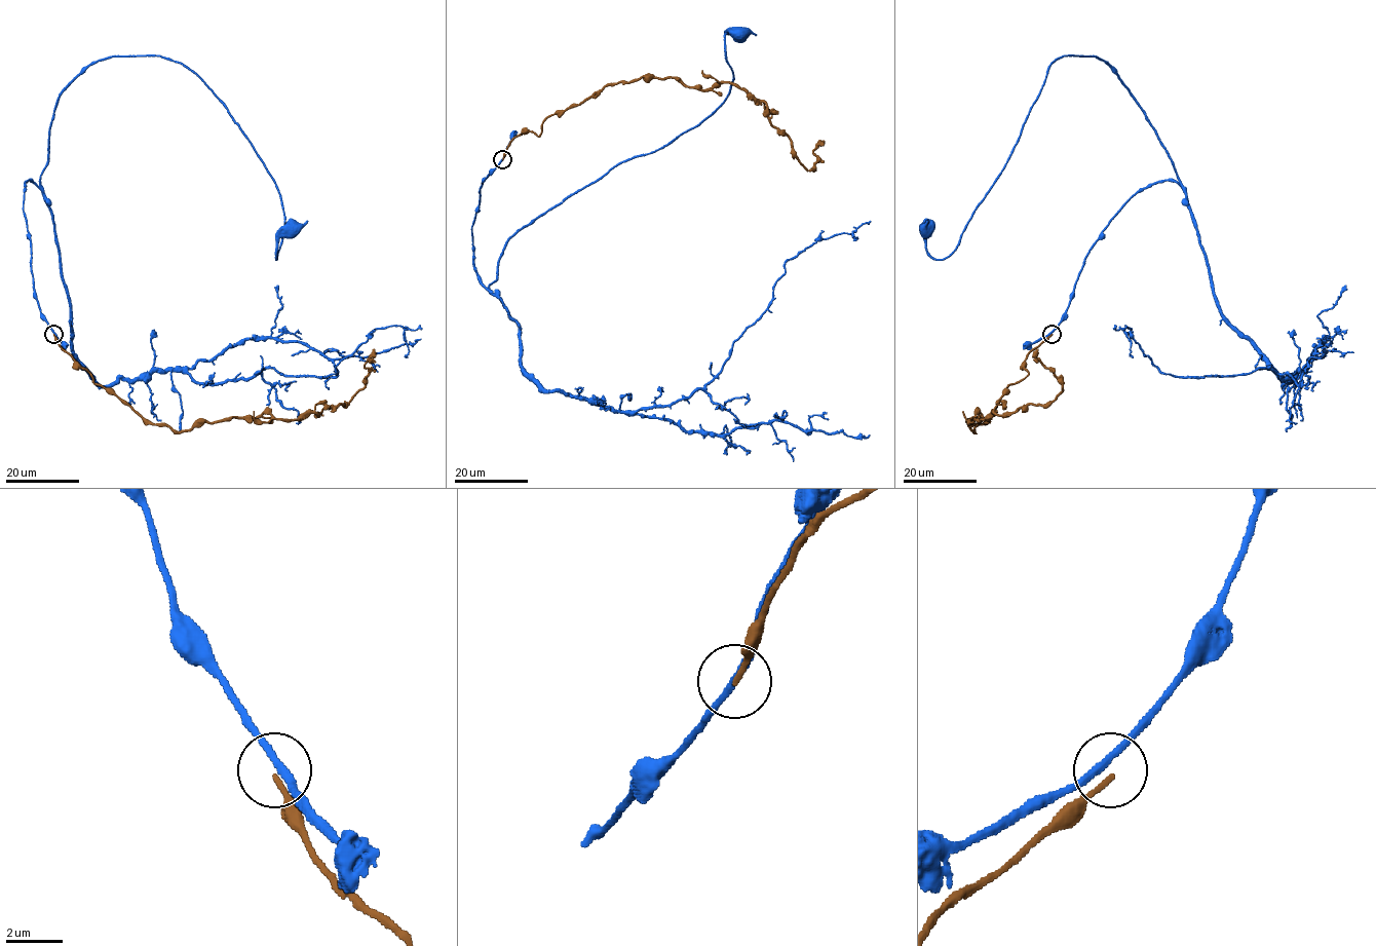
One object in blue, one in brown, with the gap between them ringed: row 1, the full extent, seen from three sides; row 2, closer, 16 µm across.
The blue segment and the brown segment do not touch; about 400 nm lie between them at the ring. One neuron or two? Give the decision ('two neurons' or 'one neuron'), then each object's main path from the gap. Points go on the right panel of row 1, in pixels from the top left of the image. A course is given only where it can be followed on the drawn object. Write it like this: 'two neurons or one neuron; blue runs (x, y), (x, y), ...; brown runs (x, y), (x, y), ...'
two neurons; blue runs (1050, 333), (1117, 212), (1155, 183), (1181, 185), (1103, 60), (1052, 63), (951, 254), (933, 259), (924, 228); brown runs (1052, 334), (975, 431), (978, 412), (1049, 404), (1063, 390), (1038, 349)

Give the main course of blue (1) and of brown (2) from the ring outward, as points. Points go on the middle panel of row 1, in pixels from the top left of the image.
1: (502, 158), (472, 225), (488, 289), (506, 242), (536, 218), (725, 100), (725, 35), (738, 32)
2: (502, 159), (514, 138), (538, 137), (547, 117), (642, 76), (746, 88), (808, 171), (823, 146)

